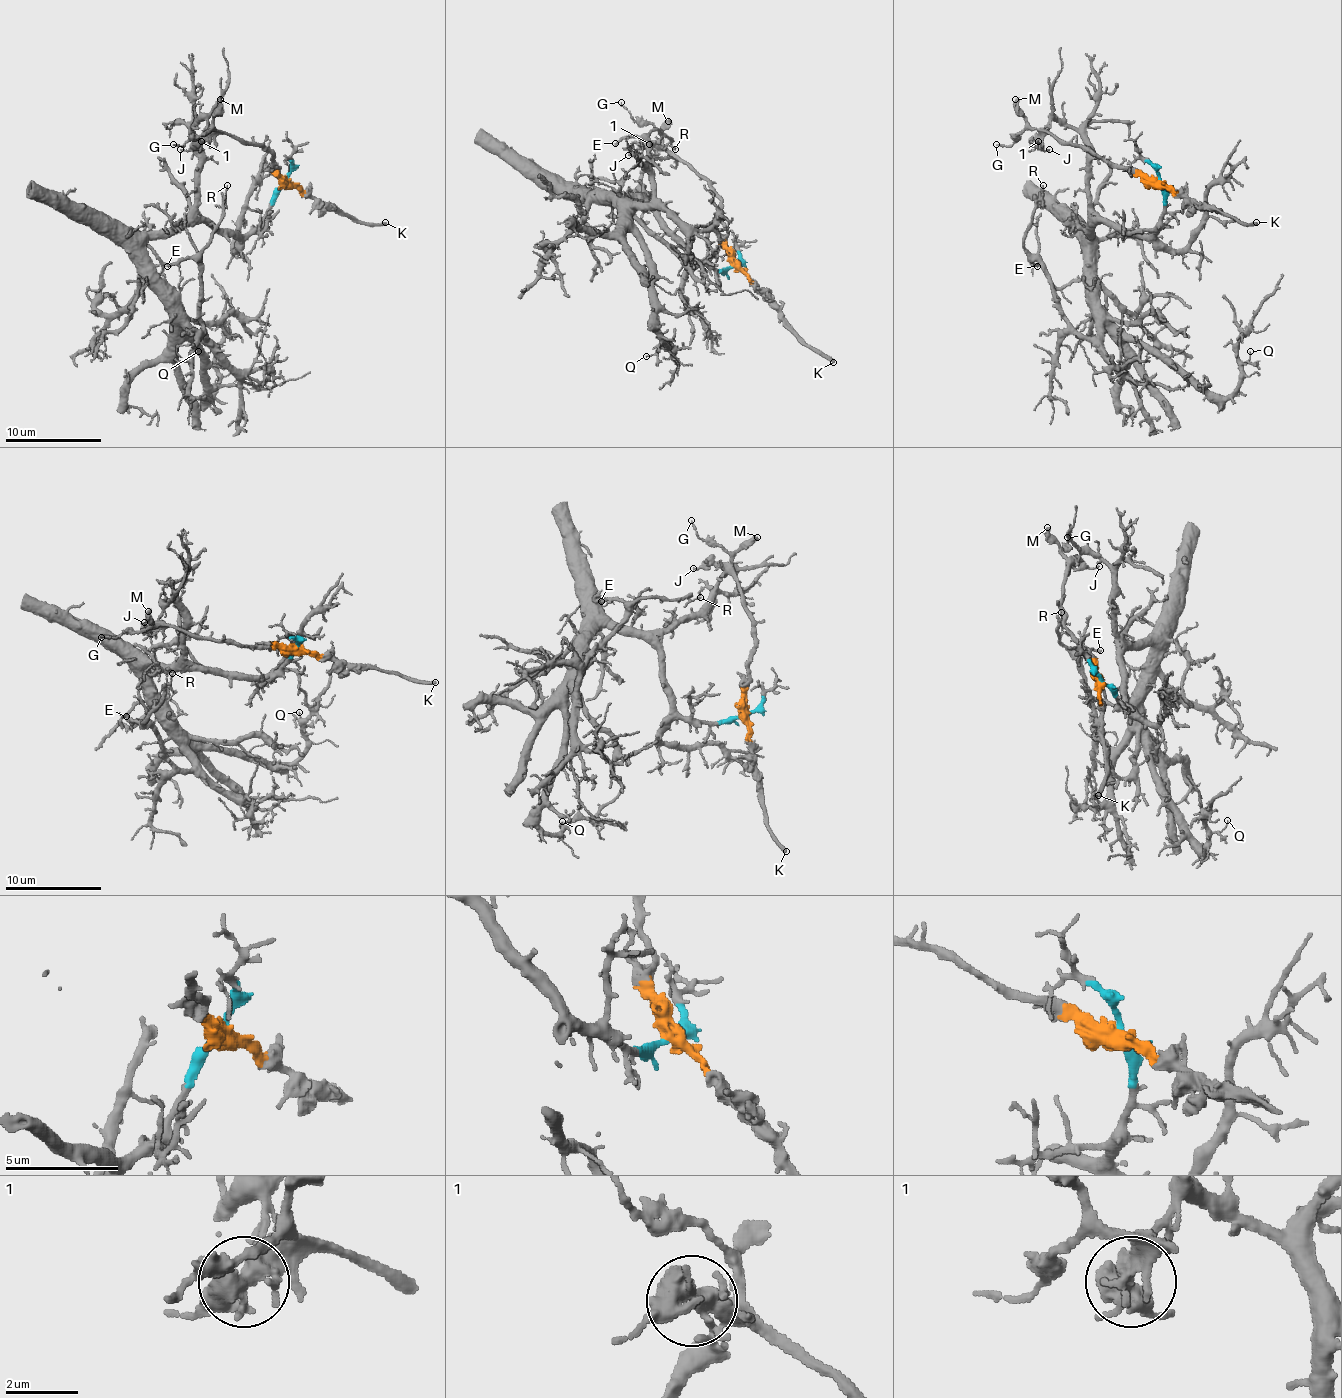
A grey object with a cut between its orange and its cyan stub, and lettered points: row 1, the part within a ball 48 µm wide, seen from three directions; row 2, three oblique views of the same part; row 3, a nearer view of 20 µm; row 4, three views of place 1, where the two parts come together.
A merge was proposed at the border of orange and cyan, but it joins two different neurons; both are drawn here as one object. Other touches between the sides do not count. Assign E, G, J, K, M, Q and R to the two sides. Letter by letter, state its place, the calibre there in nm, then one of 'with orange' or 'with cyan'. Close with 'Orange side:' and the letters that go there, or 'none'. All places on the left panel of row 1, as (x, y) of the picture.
E: at (167, 266); 200 nm thick; with cyan
G: at (173, 144); 140 nm thick; with orange
J: at (180, 149); 140 nm thick; with orange
K: at (385, 222); 280 nm thick; with orange
M: at (220, 99); 320 nm thick; with orange
Q: at (198, 351); 110 nm thick; with cyan
R: at (227, 185); 140 nm thick; with cyan
Orange side: G, J, K, M

